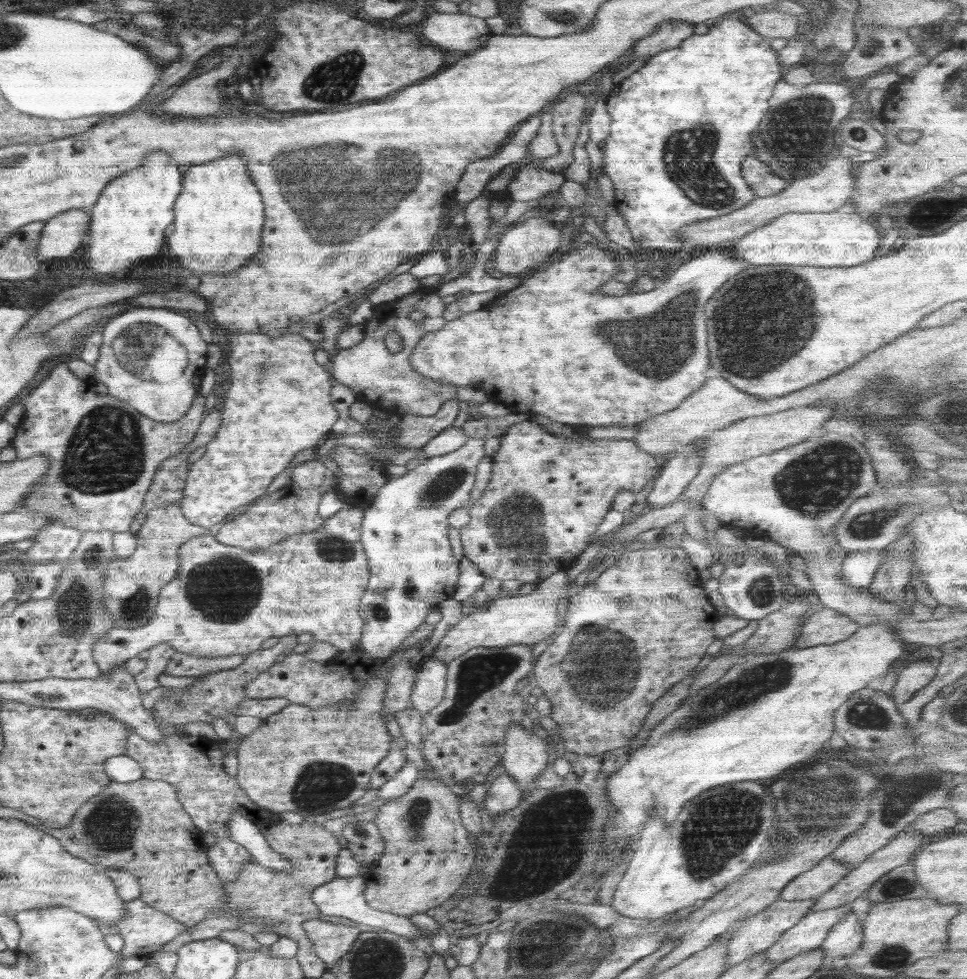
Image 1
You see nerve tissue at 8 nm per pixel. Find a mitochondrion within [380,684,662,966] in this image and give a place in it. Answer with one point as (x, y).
(576, 817)

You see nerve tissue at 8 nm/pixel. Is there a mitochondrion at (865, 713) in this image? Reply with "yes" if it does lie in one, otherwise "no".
yes

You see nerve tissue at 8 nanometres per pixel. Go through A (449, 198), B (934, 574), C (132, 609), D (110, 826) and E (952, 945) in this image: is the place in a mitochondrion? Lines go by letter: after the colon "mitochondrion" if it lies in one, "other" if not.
A: other
B: other
C: mitochondrion
D: mitochondrion
E: other

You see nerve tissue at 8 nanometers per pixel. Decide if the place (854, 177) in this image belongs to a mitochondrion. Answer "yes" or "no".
no

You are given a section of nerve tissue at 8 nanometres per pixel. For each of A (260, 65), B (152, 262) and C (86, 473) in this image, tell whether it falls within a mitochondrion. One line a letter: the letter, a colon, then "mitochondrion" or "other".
A: other
B: other
C: mitochondrion

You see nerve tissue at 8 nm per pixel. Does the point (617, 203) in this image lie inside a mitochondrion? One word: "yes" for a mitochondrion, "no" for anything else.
no

